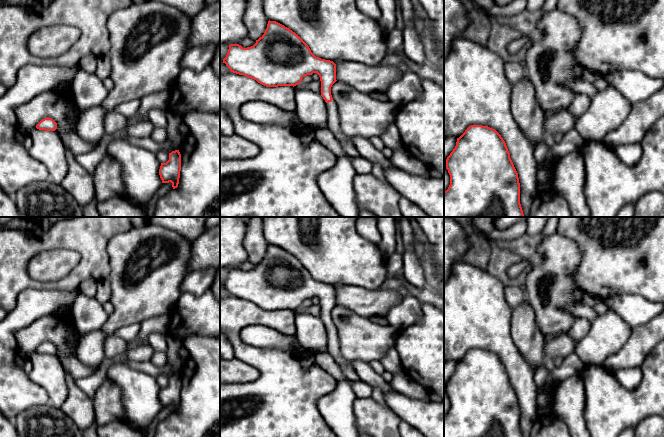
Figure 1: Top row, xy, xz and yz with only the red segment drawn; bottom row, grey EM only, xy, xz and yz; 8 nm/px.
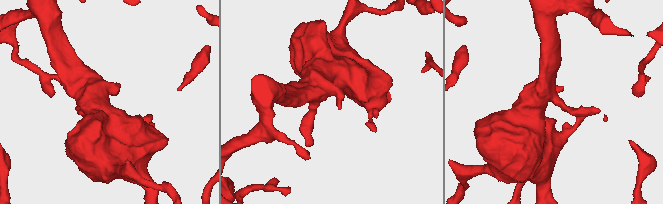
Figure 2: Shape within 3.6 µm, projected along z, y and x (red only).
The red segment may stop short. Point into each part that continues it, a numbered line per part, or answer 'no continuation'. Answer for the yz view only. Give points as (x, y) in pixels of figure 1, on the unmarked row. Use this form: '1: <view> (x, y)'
no continuation

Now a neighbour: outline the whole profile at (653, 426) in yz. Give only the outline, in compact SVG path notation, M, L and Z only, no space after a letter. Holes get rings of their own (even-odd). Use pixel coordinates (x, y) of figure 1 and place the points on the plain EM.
M653 415L643 419L636 426L634 437L664 437L664 417Z

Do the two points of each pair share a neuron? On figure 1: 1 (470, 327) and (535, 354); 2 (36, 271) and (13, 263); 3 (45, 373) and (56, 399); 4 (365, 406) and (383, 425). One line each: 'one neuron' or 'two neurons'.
1: two neurons
2: two neurons
3: one neuron
4: one neuron

